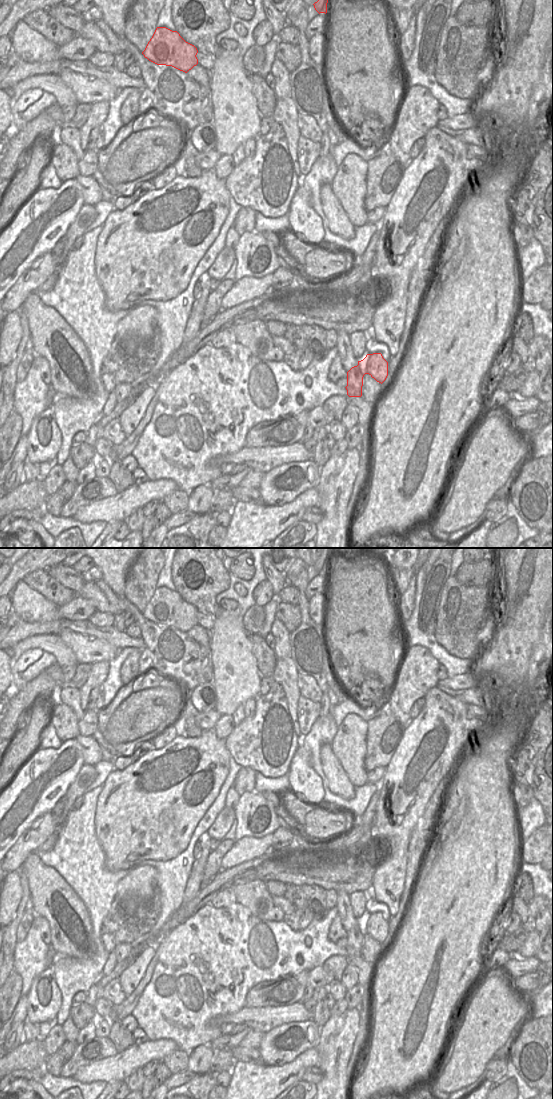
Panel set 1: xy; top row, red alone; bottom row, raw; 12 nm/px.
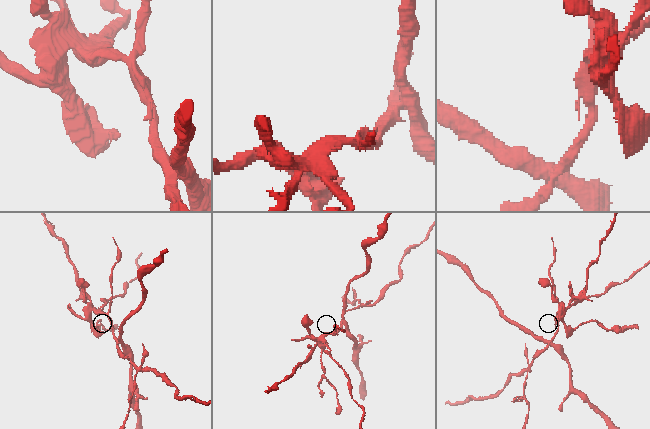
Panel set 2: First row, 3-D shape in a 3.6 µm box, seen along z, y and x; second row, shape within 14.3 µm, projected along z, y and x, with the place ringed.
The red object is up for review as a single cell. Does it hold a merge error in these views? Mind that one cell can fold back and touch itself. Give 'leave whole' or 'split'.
split

